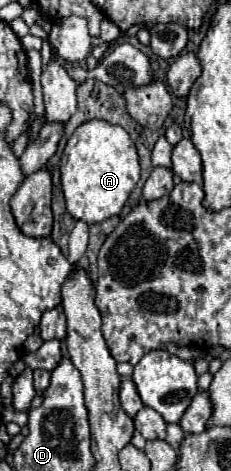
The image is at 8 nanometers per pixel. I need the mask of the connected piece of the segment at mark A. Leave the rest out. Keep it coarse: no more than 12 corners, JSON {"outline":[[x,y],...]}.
{"outline":[[81,124],[61,156],[67,212],[119,214],[137,182],[121,126]]}

